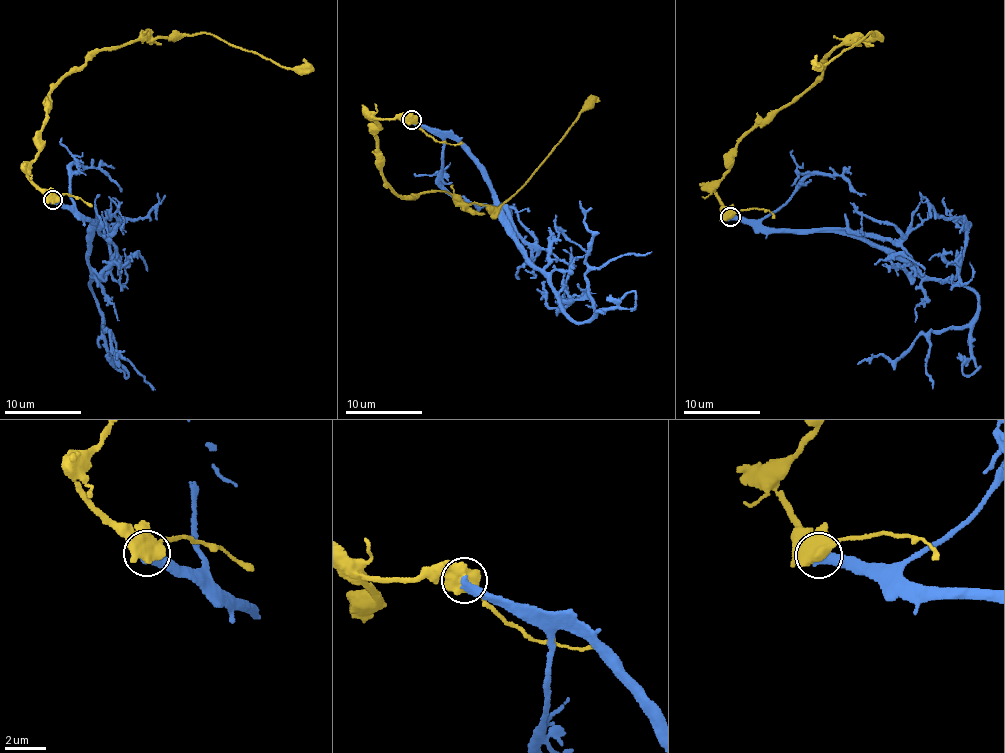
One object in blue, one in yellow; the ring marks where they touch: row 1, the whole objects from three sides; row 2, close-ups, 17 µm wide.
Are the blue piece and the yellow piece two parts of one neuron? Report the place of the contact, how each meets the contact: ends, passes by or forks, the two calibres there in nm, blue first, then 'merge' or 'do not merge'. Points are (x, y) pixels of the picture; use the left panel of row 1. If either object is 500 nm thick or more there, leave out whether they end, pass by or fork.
place (52, 200); calibres 480 and 550 nm; do not merge

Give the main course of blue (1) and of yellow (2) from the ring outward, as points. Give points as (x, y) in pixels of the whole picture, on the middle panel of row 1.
1: (412, 121), (458, 142), (496, 196), (499, 221), (574, 321), (594, 310), (591, 233), (580, 200)
2: (412, 119), (373, 116), (377, 160), (395, 194), (447, 192), (494, 207), (509, 200), (598, 97)

